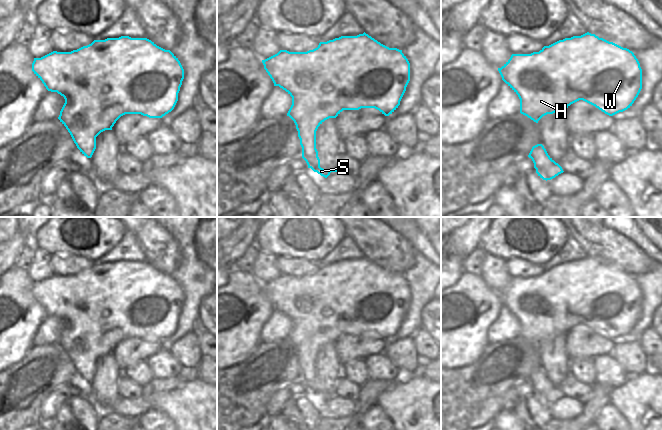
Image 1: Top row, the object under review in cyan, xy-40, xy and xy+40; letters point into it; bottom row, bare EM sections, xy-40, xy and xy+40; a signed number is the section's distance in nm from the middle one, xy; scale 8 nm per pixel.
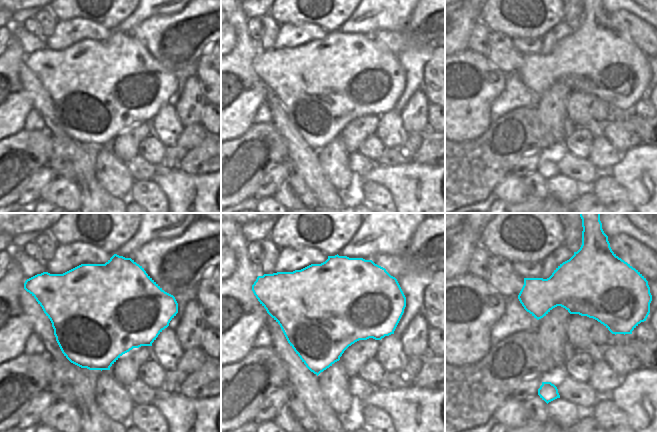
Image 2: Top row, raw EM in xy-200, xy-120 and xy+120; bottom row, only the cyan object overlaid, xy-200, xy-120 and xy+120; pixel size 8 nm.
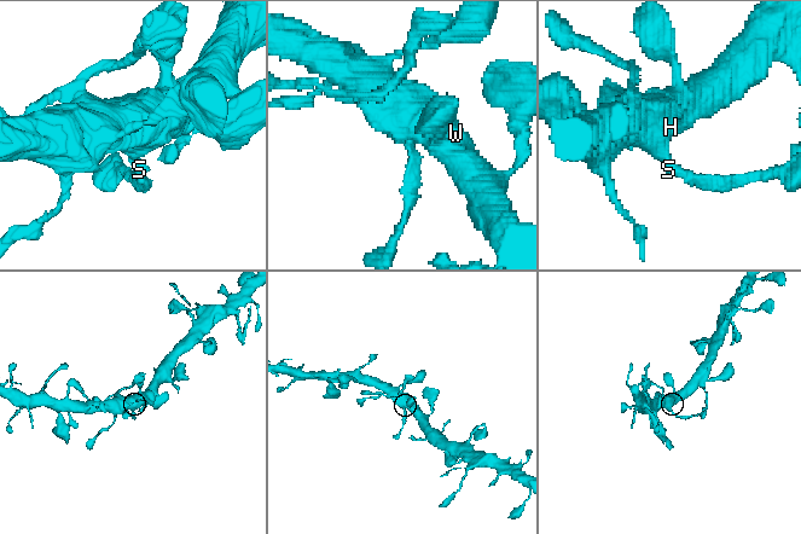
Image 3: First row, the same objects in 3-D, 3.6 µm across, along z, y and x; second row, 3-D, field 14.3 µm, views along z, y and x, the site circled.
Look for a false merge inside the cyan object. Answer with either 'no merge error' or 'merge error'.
no merge error

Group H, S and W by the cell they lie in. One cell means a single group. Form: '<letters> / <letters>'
H S W

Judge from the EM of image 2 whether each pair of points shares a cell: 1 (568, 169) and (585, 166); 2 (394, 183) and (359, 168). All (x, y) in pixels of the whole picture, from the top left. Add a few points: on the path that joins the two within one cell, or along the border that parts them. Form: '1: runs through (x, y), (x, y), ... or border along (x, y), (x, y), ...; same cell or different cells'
1: runs through (572, 168), (581, 168); same cell
2: border along (375, 165), (360, 177); different cells

